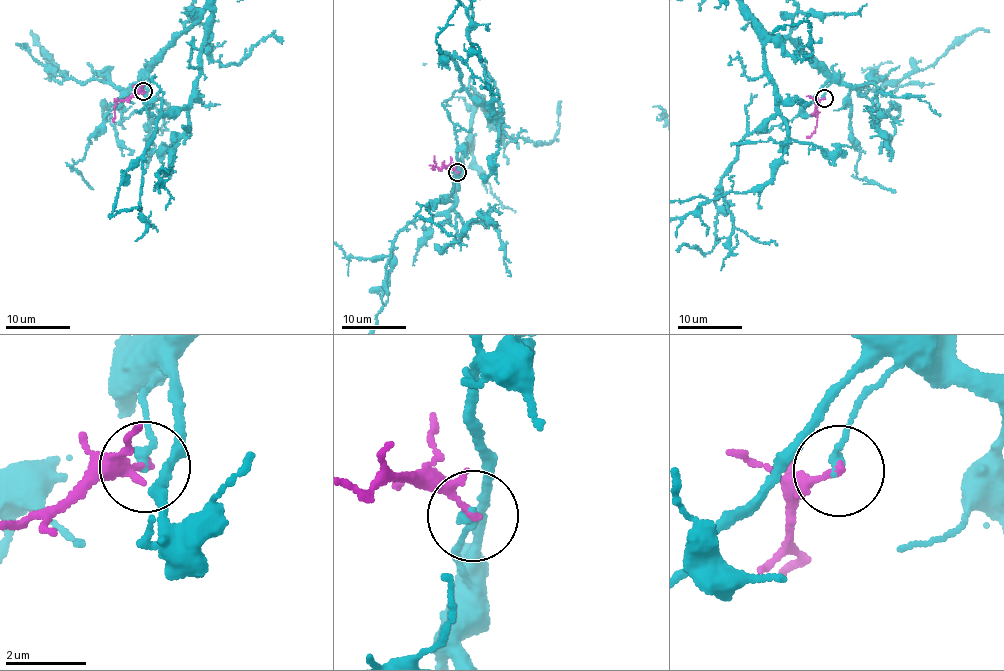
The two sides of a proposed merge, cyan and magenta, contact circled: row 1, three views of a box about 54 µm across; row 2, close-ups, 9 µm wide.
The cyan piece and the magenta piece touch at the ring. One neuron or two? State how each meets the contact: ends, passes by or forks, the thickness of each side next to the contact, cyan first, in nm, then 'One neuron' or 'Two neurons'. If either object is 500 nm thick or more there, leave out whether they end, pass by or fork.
At the ring cyan ends. At the ring magenta passes by. Thickness 200 nm (cyan) against 140 nm. Two neurons

